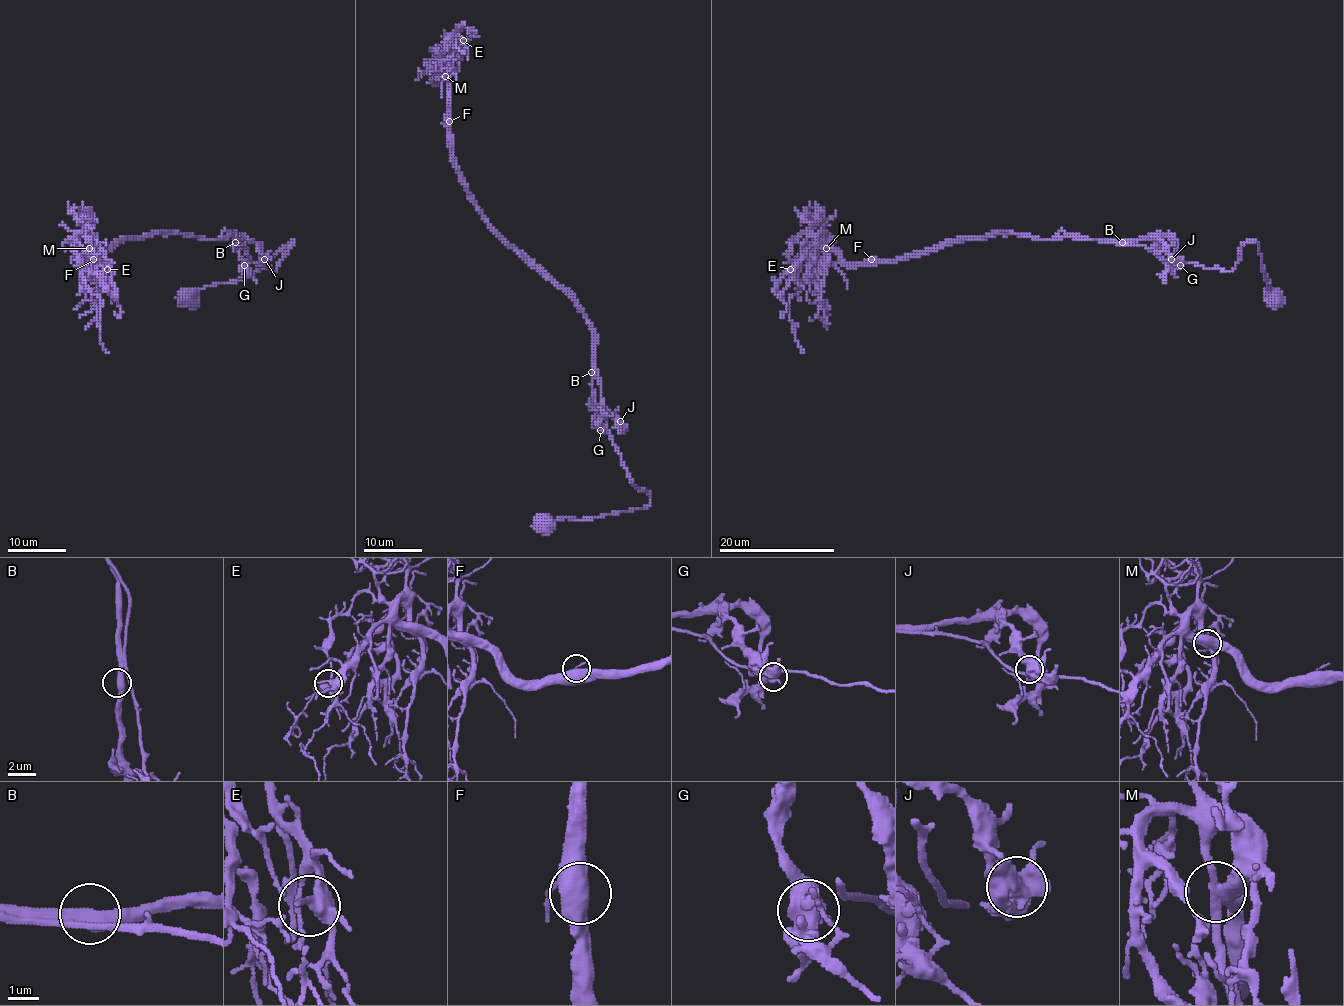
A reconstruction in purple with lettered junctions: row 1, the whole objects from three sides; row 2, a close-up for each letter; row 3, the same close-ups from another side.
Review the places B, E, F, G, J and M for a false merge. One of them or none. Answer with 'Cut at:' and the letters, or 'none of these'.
Cut at: none of these

